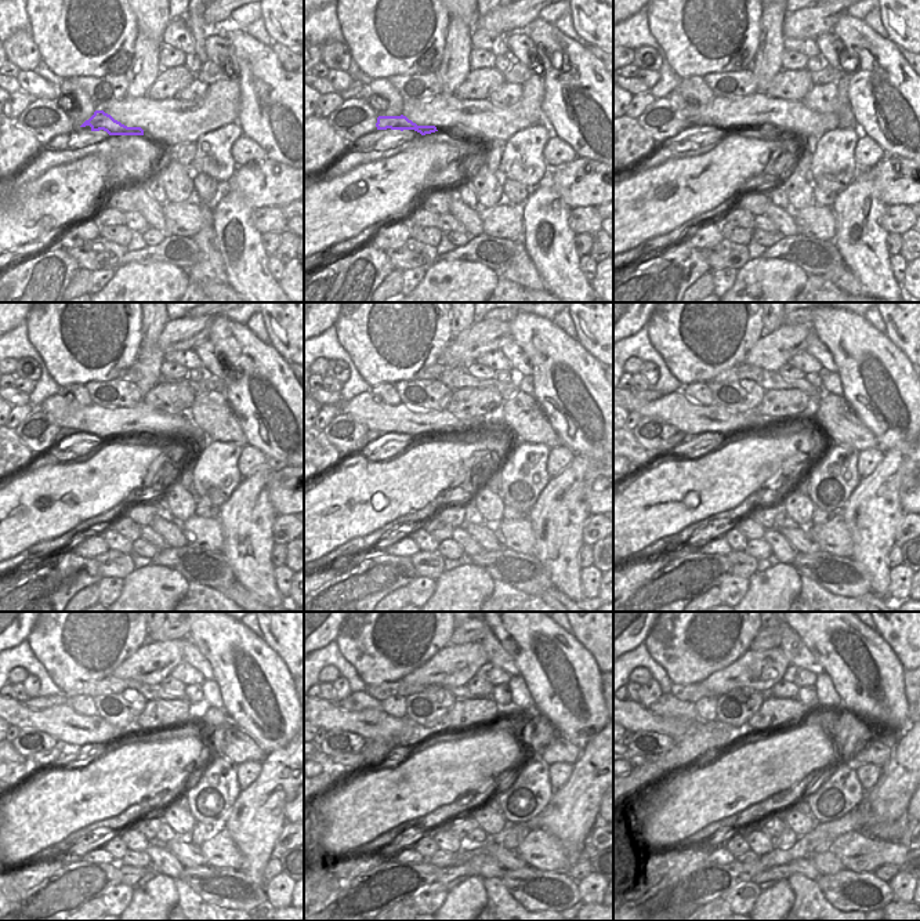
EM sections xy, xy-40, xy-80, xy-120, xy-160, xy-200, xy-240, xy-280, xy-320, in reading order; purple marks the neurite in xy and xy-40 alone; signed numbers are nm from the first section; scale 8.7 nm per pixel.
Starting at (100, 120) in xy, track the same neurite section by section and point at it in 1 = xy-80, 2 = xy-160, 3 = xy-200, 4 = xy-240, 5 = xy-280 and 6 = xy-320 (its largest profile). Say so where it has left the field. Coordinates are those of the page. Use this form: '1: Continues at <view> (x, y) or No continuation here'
1: Continues at xy-80 (703, 124)
2: Continues at xy-160 (368, 439)
3: Continues at xy-200 (680, 439)
4: Continues at xy-240 (60, 751)
5: Continues at xy-280 (355, 760)
6: Continues at xy-320 (641, 760).

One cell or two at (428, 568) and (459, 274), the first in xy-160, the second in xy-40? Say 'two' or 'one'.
two

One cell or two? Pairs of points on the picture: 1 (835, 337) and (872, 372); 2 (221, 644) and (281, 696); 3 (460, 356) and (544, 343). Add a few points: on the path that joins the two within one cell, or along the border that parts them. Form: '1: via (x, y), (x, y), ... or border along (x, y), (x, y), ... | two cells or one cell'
1: via (844, 344), (862, 362) | one cell
2: via (239, 645), (256, 657), (268, 678) | one cell
3: border along (509, 322), (513, 340) | two cells

